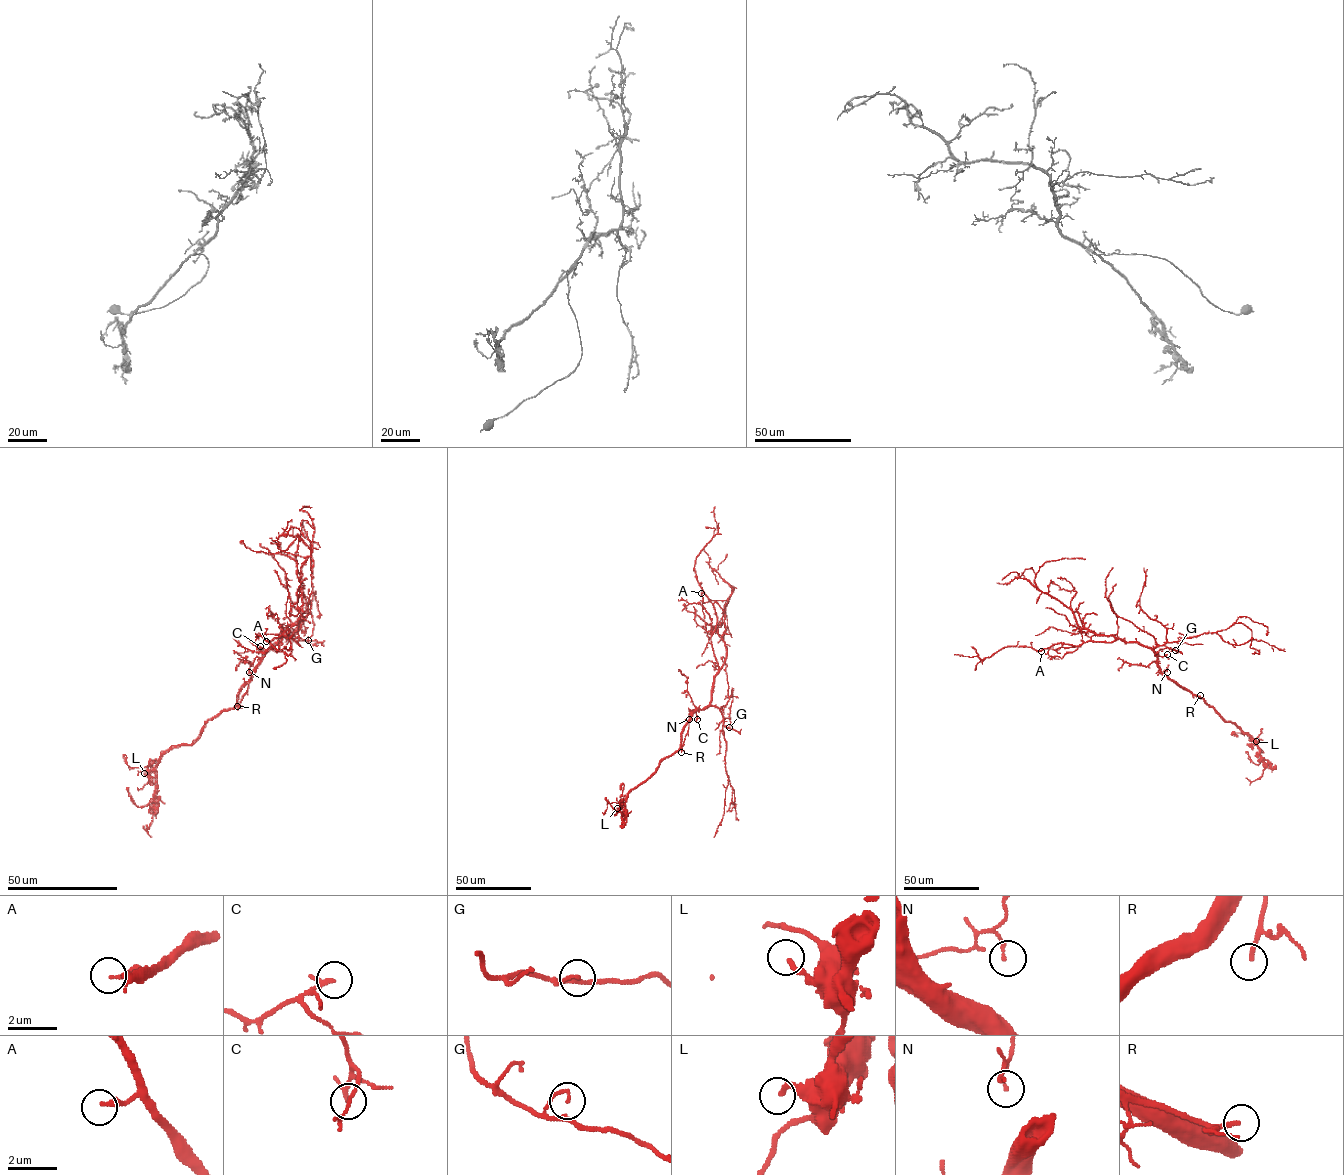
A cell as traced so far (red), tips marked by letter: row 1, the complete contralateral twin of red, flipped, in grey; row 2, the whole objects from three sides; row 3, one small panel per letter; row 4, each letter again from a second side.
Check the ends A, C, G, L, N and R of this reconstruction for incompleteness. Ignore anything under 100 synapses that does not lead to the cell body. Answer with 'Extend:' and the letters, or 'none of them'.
Extend: R

